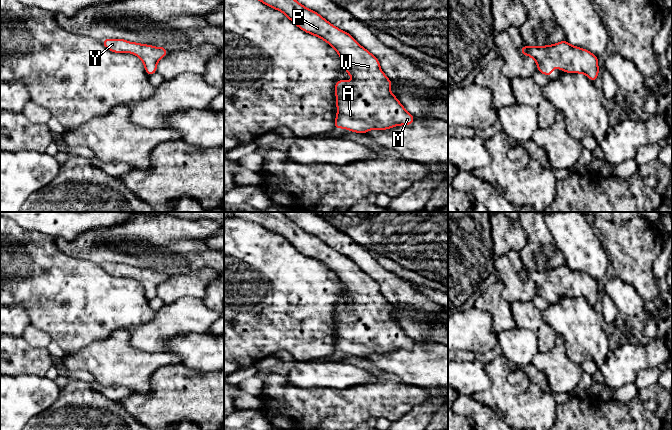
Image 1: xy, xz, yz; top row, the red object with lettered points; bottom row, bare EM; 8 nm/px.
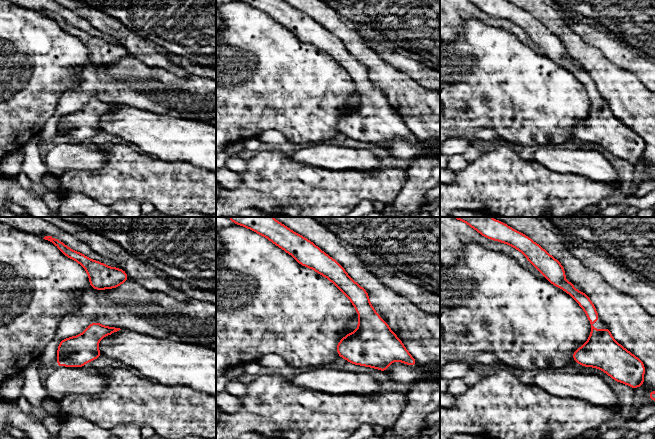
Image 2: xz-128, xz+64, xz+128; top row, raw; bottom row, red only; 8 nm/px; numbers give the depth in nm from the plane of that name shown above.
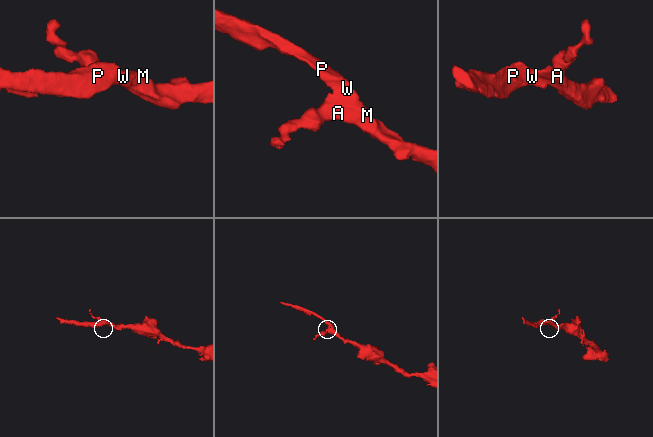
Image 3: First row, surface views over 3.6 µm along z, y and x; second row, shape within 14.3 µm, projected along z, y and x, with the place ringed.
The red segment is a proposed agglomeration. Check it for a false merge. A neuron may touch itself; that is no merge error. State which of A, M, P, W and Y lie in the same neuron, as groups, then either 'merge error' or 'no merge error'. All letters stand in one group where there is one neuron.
groups A M P W Y; no merge error

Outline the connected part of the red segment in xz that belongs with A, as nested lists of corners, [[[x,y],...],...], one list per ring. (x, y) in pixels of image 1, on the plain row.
[[[231,212],[284,237],[303,255],[331,269],[345,287],[345,295],[355,303],[335,308],[337,341],[334,352],[365,358],[374,352],[385,354],[410,349],[415,341],[391,318],[392,306],[380,293],[379,284],[347,256],[313,234],[304,231],[281,212]]]

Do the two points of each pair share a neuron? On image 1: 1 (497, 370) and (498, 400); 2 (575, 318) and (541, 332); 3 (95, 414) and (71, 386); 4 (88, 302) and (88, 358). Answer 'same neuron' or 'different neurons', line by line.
1: same neuron
2: different neurons
3: same neuron
4: different neurons

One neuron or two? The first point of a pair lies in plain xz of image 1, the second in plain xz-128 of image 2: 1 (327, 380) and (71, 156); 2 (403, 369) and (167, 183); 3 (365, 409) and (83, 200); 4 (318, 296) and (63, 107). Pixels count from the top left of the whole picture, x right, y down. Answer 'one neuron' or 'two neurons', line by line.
1: one neuron
2: two neurons
3: two neurons
4: two neurons

